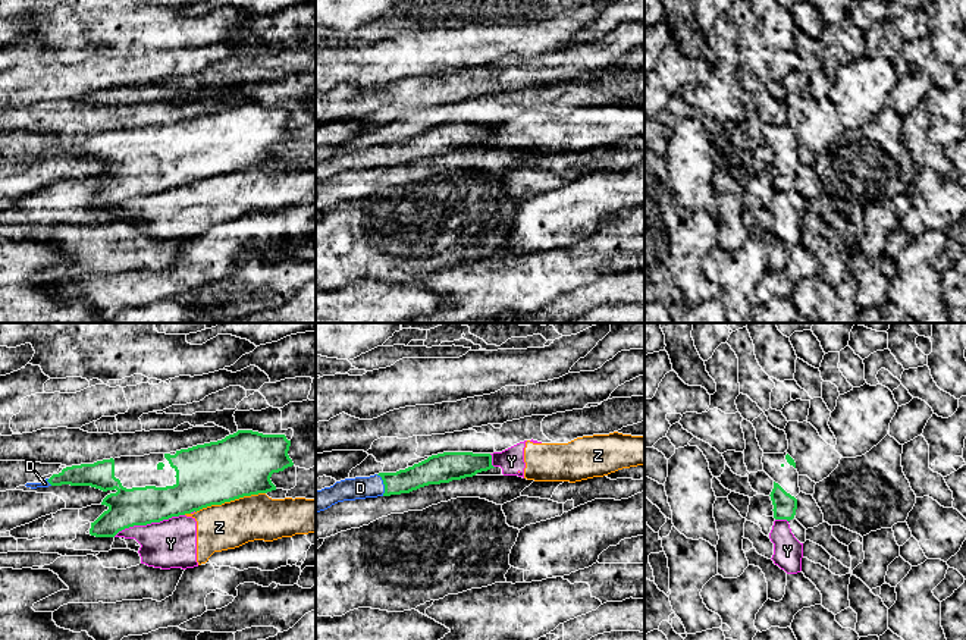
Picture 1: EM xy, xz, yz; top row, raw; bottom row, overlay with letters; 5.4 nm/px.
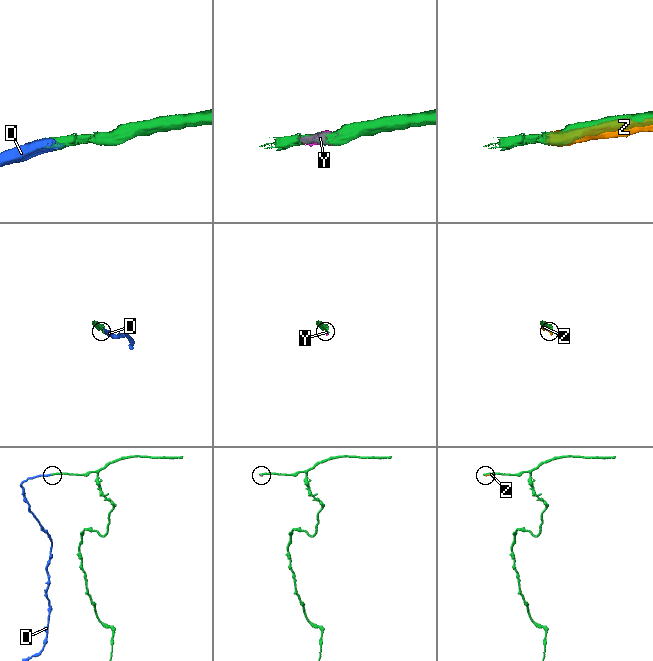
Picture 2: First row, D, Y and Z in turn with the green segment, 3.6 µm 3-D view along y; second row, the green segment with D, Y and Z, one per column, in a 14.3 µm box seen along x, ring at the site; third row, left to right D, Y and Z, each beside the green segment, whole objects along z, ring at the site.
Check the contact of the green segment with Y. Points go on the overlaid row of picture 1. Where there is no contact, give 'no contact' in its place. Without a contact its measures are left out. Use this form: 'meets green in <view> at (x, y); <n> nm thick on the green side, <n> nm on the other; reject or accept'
meets green in xy at (149, 523); 200 nm thick on the green side, 280 nm on the other; reject

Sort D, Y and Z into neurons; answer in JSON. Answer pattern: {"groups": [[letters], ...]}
{"groups": [["D"], ["Y", "Z"]]}

